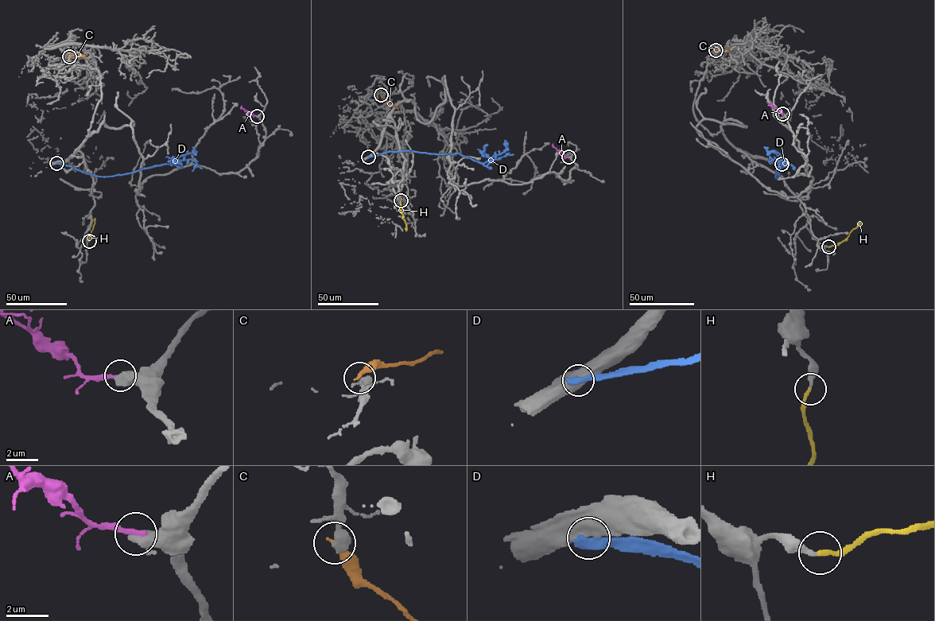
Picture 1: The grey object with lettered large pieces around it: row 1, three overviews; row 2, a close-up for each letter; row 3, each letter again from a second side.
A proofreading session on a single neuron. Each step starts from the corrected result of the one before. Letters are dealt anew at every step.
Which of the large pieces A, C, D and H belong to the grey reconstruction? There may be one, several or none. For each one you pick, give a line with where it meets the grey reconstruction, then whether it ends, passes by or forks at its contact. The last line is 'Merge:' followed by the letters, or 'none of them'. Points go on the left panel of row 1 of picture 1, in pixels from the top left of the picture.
H: (89, 241) | it ends
Merge: H

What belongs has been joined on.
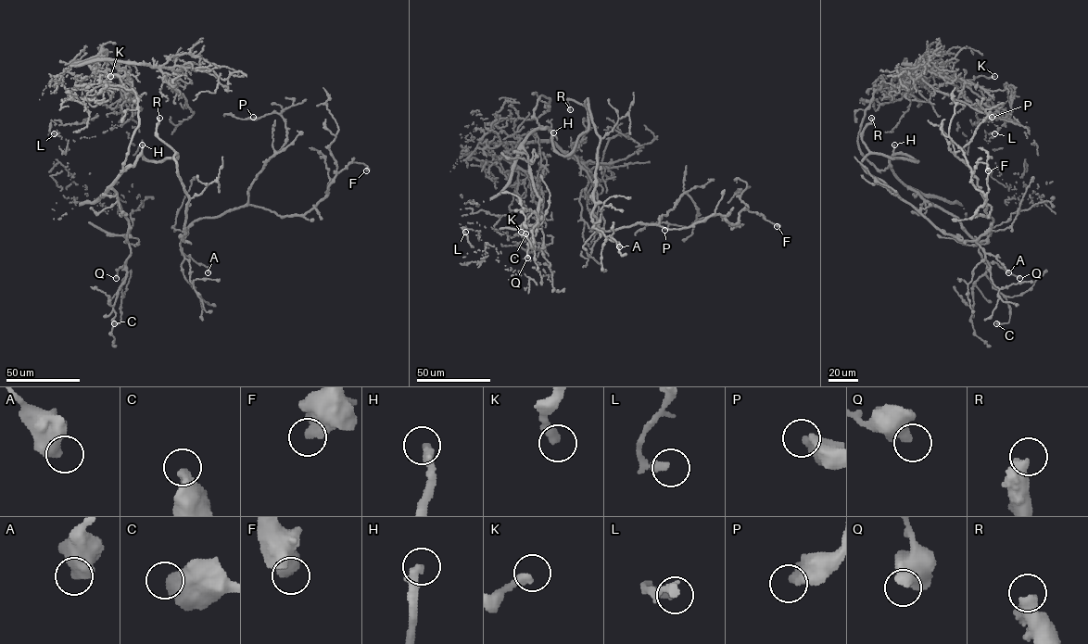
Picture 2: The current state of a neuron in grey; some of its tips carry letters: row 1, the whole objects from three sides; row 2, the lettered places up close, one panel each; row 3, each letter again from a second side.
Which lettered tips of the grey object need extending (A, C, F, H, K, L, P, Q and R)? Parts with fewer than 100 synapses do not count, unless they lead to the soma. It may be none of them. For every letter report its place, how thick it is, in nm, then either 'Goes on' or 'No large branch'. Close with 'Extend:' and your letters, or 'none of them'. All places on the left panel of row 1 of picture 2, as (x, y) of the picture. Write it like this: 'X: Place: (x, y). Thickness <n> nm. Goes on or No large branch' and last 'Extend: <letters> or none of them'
A: Place: (208, 272). Thickness 550 nm. No large branch
C: Place: (114, 323). Thickness 650 nm. No large branch
F: Place: (366, 170). Thickness 600 nm. No large branch
H: Place: (142, 145). Thickness 340 nm. Goes on
K: Place: (110, 76). Thickness 360 nm. No large branch
L: Place: (54, 133). Thickness 190 nm. No large branch
P: Place: (253, 117). Thickness 550 nm. No large branch
Q: Place: (116, 278). Thickness 500 nm. No large branch
R: Place: (159, 118). Thickness 550 nm. Goes on
Extend: H, R

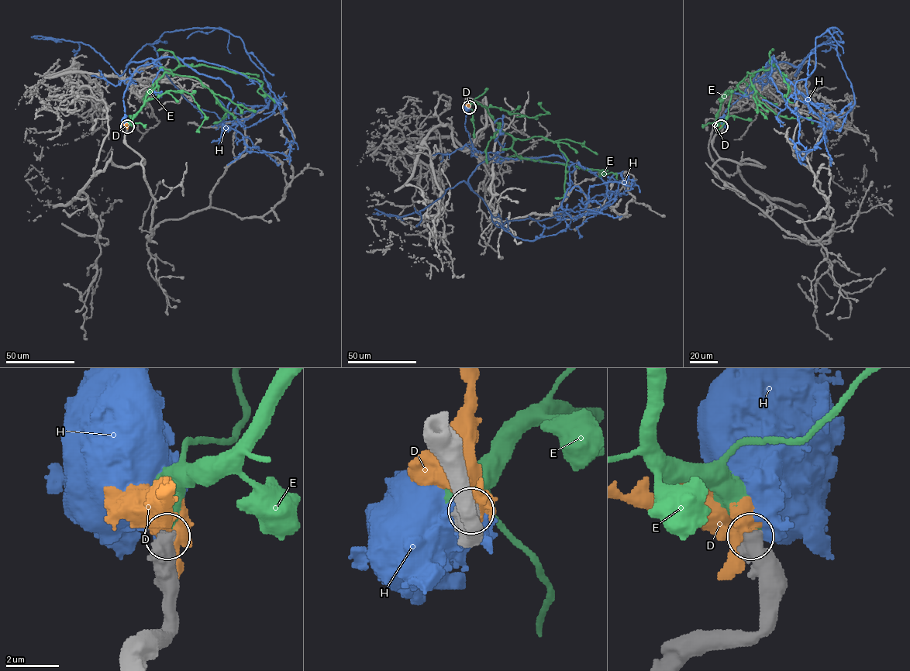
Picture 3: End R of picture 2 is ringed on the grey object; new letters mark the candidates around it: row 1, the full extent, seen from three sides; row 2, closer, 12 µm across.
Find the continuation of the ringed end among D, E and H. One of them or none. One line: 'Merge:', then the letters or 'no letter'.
Merge: E

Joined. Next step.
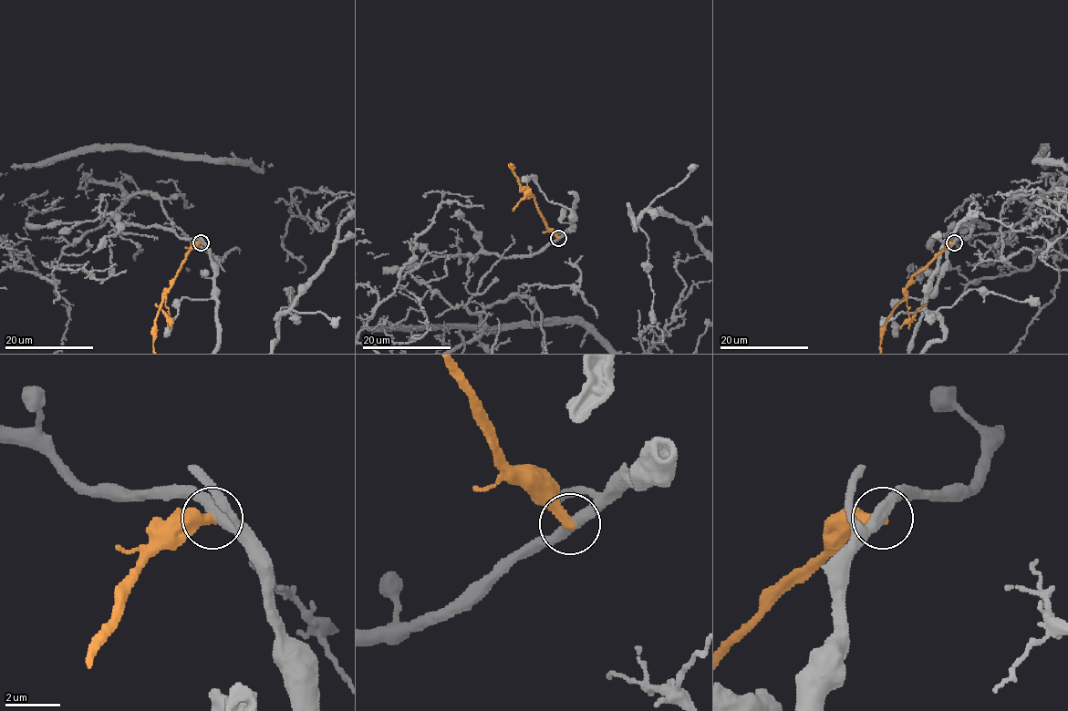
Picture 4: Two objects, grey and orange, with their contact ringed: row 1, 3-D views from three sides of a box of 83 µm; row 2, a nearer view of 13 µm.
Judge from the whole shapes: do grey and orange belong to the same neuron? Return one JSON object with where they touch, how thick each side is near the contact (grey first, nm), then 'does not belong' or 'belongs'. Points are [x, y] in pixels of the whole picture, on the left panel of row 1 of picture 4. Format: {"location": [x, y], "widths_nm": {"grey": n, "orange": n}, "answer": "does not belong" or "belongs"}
{"location": [201, 242], "widths_nm": {"grey": 420, "orange": 360}, "answer": "does not belong"}

